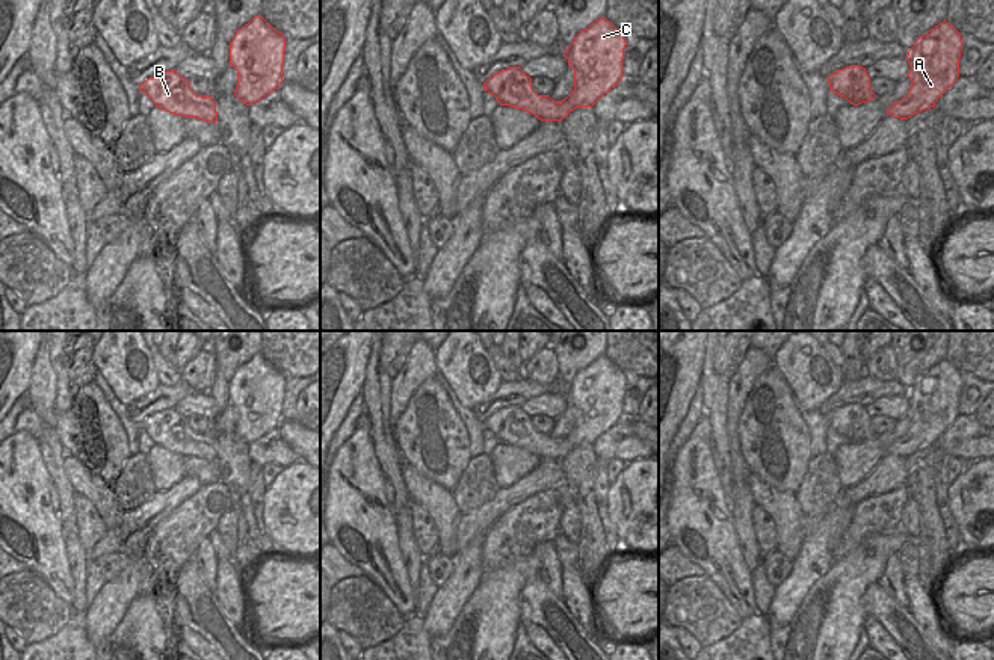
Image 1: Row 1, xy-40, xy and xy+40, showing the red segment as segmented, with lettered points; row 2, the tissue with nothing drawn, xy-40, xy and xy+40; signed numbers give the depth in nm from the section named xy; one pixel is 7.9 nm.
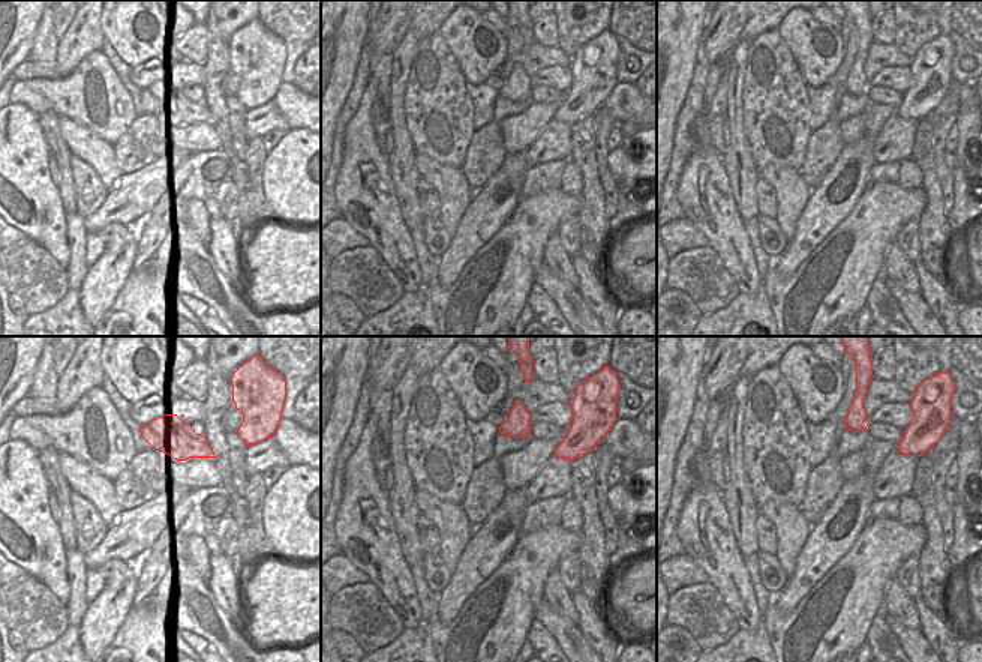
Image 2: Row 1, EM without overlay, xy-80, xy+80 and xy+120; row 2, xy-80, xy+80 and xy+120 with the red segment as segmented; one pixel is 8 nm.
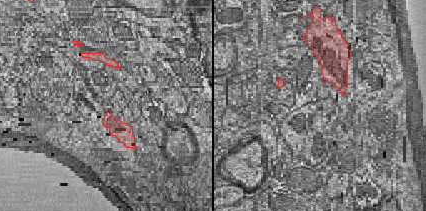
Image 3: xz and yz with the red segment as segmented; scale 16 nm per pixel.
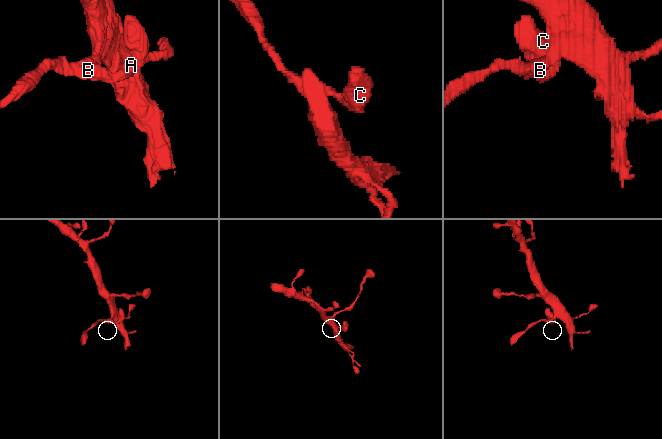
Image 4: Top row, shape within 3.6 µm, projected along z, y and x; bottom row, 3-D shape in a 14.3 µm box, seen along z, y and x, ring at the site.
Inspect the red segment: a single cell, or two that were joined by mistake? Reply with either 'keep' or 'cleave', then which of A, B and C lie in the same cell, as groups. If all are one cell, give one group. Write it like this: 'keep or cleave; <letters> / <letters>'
keep; A B C

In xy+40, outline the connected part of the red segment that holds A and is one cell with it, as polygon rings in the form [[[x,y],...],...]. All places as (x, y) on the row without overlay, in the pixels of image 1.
[[[946,358],[920,375],[906,394],[911,426],[900,439],[887,447],[887,453],[908,458],[935,446],[938,436],[959,415],[961,388],[961,372]]]

